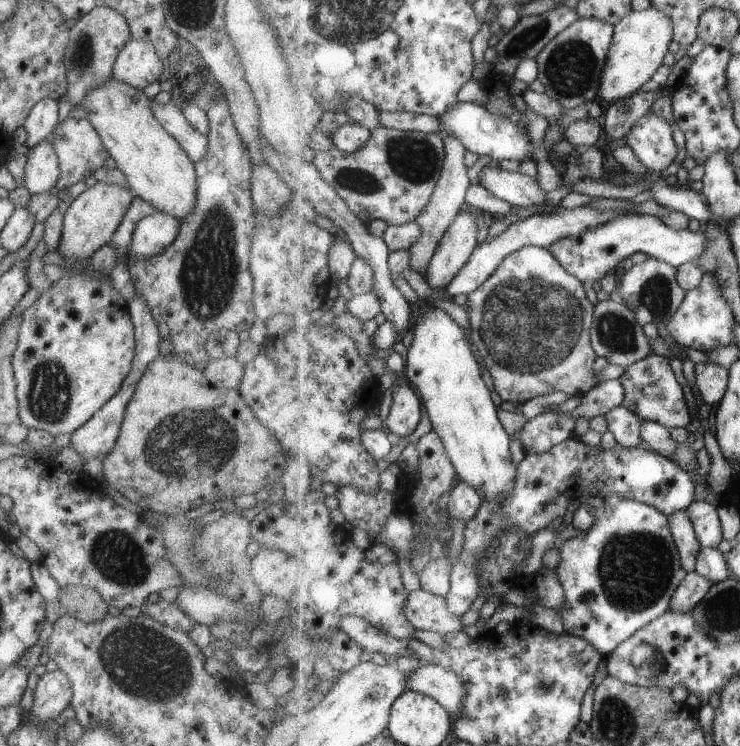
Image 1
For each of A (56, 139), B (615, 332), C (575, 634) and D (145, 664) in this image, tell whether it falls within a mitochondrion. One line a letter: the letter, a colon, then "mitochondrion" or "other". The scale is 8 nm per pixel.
A: other
B: mitochondrion
C: other
D: mitochondrion

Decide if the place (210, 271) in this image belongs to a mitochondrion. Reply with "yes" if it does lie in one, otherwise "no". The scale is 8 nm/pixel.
yes

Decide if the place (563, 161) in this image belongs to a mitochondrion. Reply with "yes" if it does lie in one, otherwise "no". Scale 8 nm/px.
no

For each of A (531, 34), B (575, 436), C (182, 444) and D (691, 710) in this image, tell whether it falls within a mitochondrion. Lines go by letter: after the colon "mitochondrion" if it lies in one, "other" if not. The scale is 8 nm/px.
A: mitochondrion
B: other
C: mitochondrion
D: other

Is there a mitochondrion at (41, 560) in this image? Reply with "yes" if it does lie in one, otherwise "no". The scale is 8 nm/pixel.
no

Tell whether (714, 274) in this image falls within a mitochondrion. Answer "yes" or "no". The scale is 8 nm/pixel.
no

